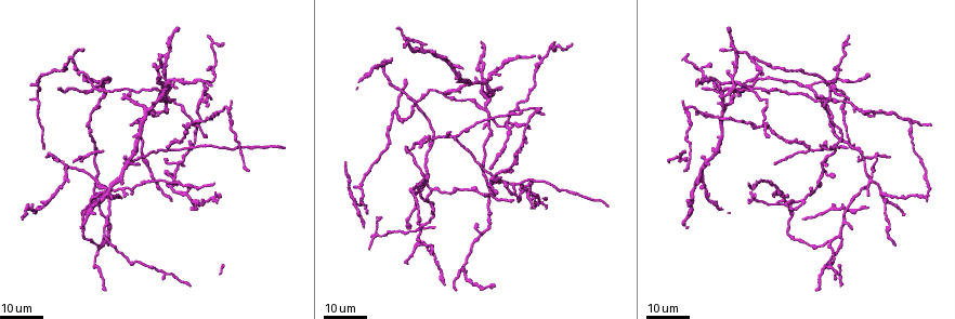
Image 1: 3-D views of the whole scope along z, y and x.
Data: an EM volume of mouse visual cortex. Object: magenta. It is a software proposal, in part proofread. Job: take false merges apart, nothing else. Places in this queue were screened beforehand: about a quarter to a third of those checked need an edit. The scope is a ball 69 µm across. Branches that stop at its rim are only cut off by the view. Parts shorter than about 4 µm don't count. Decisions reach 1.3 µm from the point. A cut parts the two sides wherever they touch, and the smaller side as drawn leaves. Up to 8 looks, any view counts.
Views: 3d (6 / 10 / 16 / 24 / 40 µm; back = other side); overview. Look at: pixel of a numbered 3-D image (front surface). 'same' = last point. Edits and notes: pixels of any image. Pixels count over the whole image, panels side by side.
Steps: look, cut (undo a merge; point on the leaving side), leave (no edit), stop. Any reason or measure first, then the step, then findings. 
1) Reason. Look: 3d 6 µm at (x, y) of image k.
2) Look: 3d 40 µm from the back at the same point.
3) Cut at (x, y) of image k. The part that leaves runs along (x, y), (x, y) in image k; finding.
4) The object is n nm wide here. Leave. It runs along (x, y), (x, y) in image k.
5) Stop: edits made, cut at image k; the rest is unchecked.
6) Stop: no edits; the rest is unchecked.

Look: 3d 24 µm at (507, 129) of image 1.

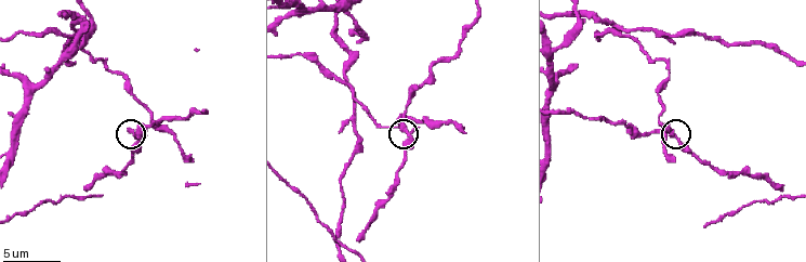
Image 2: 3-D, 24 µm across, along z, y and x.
Look: 3d 10 µm at (407, 134) of image 2.

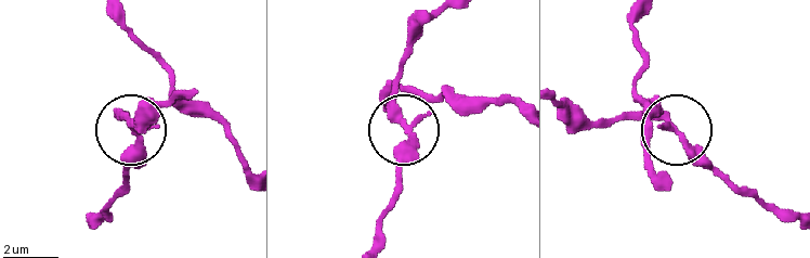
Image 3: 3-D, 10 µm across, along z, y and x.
The side arm is 44 µm long. Leave. It runs along (642, 12), (636, 89), (673, 129), (610, 117) in image 3; one neuron here.

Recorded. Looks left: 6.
Side arm on a straight run. Look: 3d 10 µm at (75, 196) of image 2.

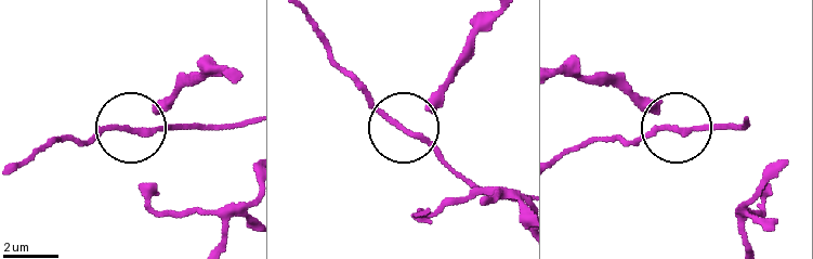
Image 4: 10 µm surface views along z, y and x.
Look: 3d 6 µm at (131, 128) of image 4.

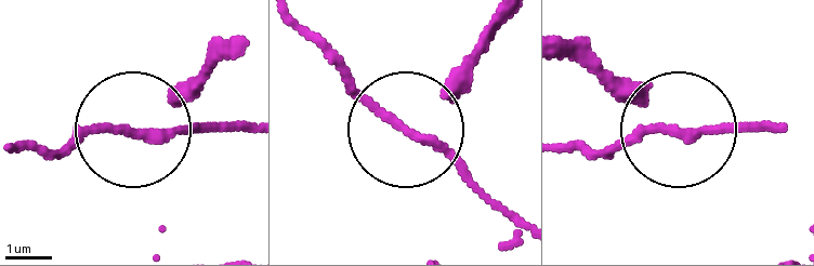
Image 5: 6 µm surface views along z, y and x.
Leave. It runs along (562, 45), (596, 57), (670, 127), (566, 150) in image 5; all the same neuron.

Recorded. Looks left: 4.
Three-way junction. Look: 3d 10 µm at (73, 46) of image 2.

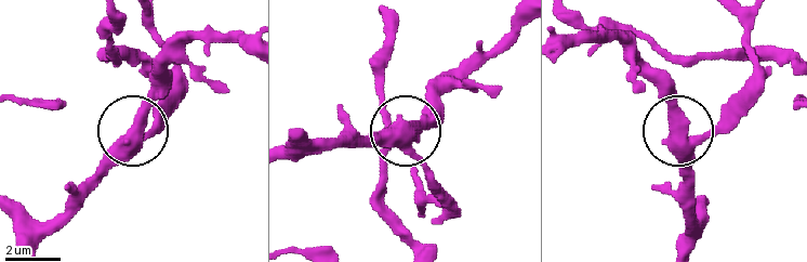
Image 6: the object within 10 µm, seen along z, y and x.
Leave. It runs along (796, 69), (766, 71), (699, 134), (680, 128), (671, 74) in image 6; one neuron here.

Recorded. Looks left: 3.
Four arms meet. Look: 3d 6 µm at (75, 30) of image 2.

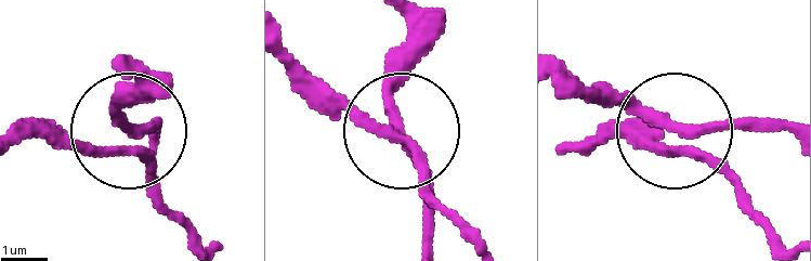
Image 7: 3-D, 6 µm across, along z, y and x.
4 arms meet here. Leave. It runs along (283, 40), (400, 130), (388, 64), (410, 17) in image 7; continuous, no second neuron.

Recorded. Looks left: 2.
Stop: no edits; the rest is unchecked.

